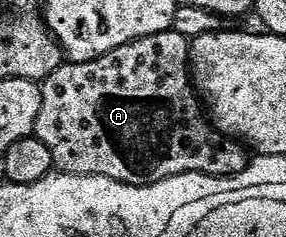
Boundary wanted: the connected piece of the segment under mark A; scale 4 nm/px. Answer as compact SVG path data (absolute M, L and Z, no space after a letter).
M173 31L157 33L156 35L148 35L144 39L136 39L124 47L116 47L91 61L64 63L56 71L52 71L52 75L48 75L45 81L41 82L40 115L36 115L36 127L33 136L38 137L40 143L44 143L44 147L48 147L48 151L52 153L55 170L71 173L77 177L116 179L120 183L128 183L129 185L151 185L185 173L206 173L210 177L235 177L240 175L240 171L244 171L248 164L247 150L234 138L226 136L216 128L214 122L204 112L204 105L195 90L189 67L190 43L191 38Z

